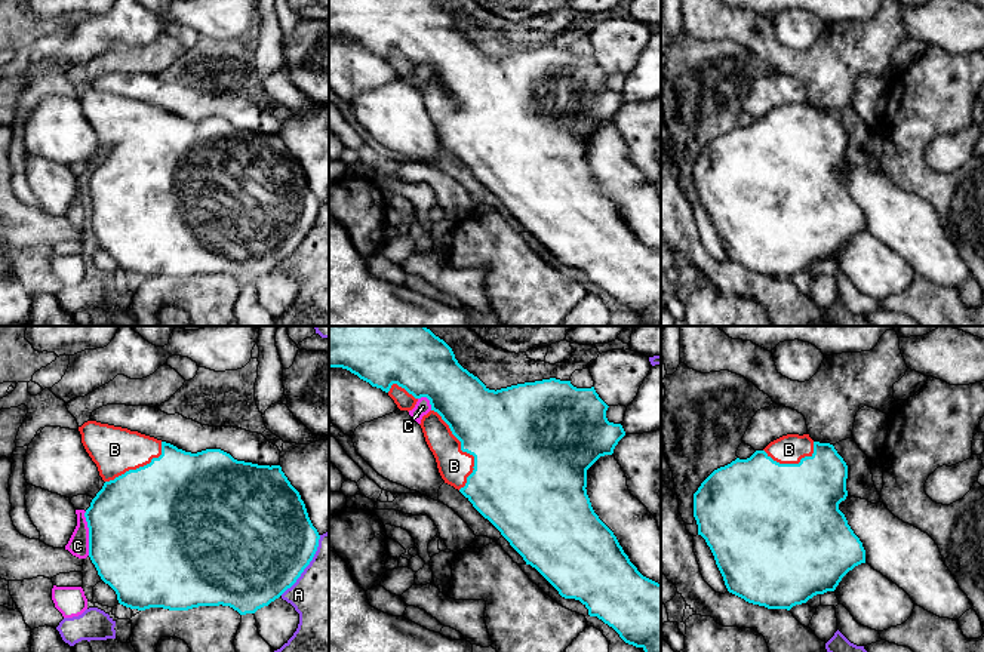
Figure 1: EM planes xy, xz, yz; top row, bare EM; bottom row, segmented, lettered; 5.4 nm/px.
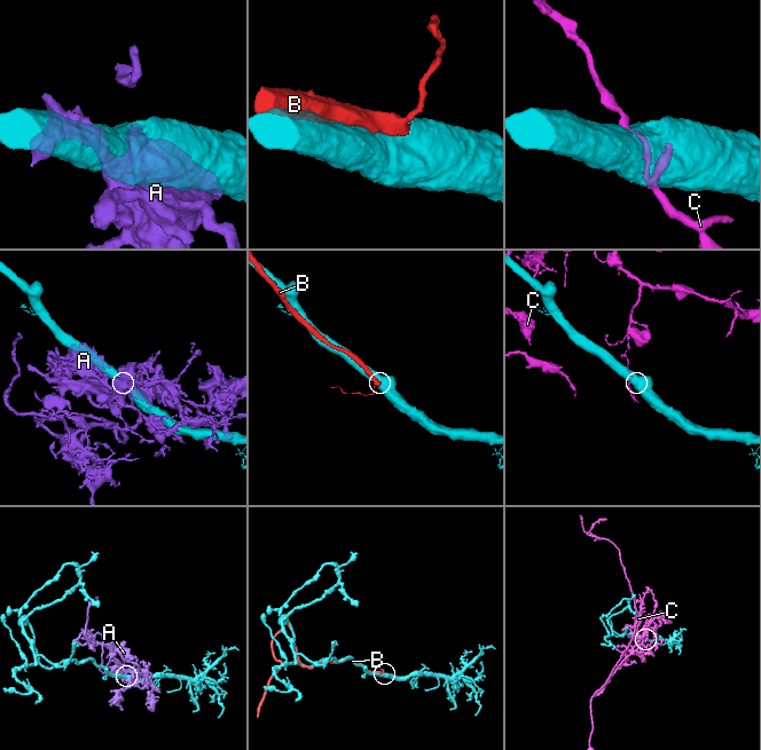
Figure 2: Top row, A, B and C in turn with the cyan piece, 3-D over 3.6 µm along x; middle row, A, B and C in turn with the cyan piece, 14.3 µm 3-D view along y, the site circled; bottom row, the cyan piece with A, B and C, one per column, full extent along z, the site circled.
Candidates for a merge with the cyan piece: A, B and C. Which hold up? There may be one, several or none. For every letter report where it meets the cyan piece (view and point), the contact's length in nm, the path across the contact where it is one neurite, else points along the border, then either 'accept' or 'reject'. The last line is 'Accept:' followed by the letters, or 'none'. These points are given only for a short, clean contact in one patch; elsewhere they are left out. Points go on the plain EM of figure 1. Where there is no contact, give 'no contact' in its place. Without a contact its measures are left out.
A: meets cyan in xy at (307, 233); contact 400 nm long; reject
B: meets cyan in xz at (463, 119); contact 460 nm long; accept
C: meets cyan in xy at (89, 202); contact 240 nm long; reject
Accept: B

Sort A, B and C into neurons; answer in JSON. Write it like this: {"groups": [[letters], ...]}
{"groups": [["A"], ["B"], ["C"]]}

